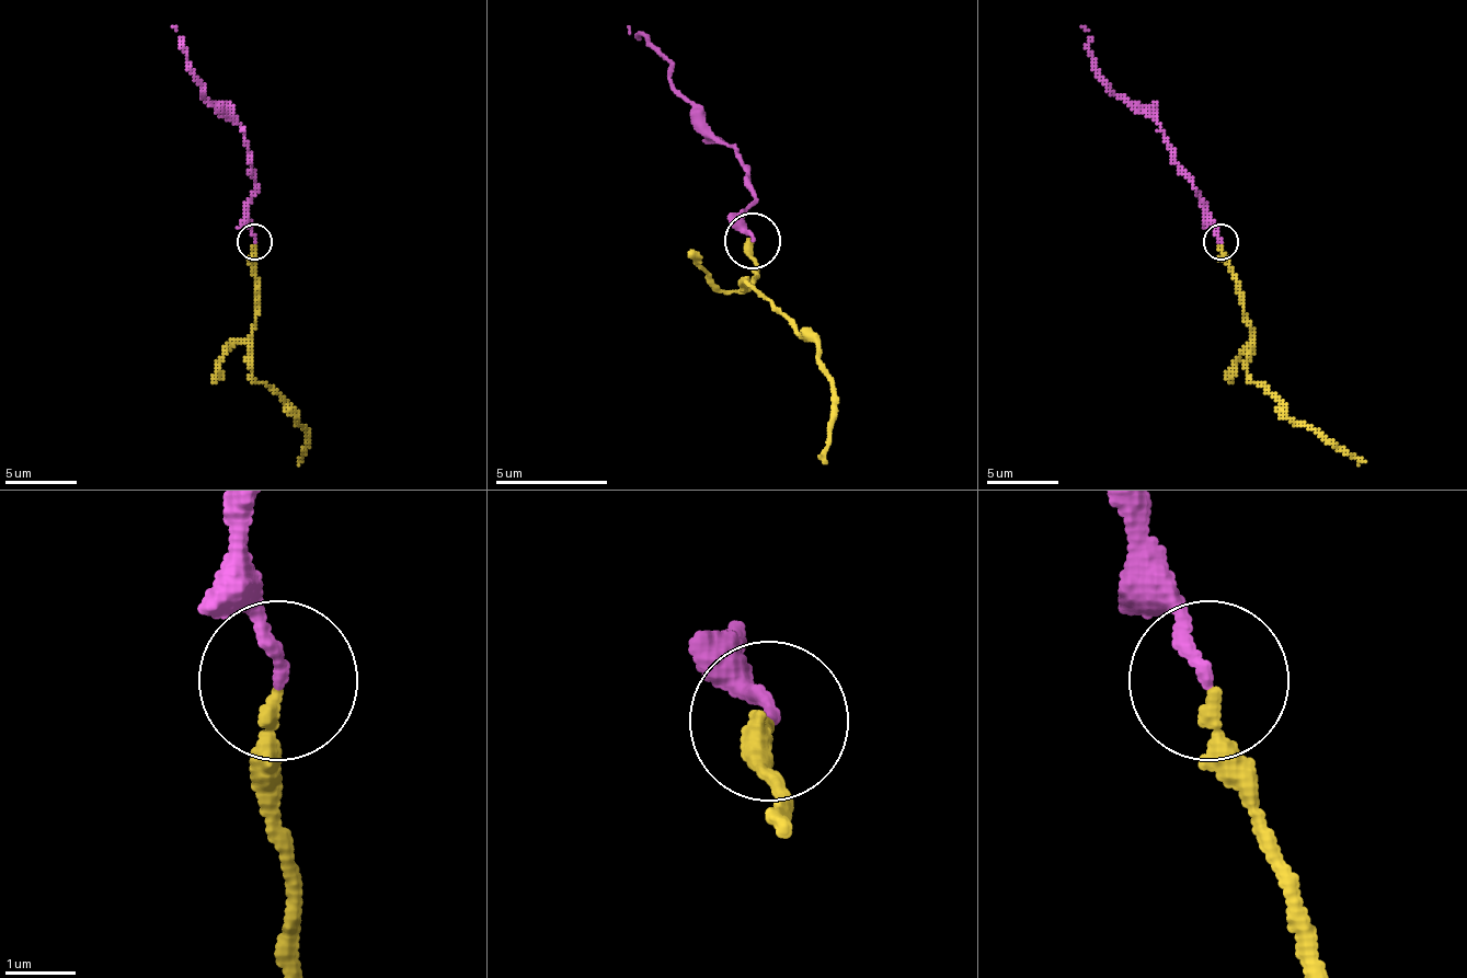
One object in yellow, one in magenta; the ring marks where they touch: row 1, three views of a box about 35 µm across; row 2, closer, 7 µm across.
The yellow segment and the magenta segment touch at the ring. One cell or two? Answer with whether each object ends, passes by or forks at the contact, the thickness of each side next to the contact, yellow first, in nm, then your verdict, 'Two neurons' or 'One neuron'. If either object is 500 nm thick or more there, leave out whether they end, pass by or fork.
At the ring yellow ends. At the ring magenta ends. Thickness 190 nm (yellow) against 180 nm. One neuron

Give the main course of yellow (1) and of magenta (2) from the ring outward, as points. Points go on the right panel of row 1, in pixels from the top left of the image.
1: (1222, 242), (1244, 321), (1250, 329), (1247, 375), (1290, 418), (1318, 429), (1365, 461)
2: (1222, 242), (1207, 203), (1193, 177), (1175, 160), (1164, 130), (1118, 95), (1107, 81), (1081, 26)

